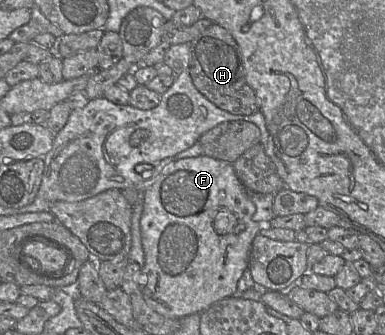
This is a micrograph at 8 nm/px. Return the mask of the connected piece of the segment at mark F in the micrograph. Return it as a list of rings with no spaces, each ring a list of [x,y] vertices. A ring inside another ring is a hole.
[[[200,155],[179,159],[168,164],[161,173],[143,190],[143,211],[140,219],[142,244],[145,264],[141,269],[140,288],[146,303],[157,313],[169,318],[183,318],[194,313],[201,313],[215,302],[237,294],[237,284],[248,268],[253,239],[261,225],[253,220],[256,207],[250,198],[249,191],[236,175],[233,163]]]

